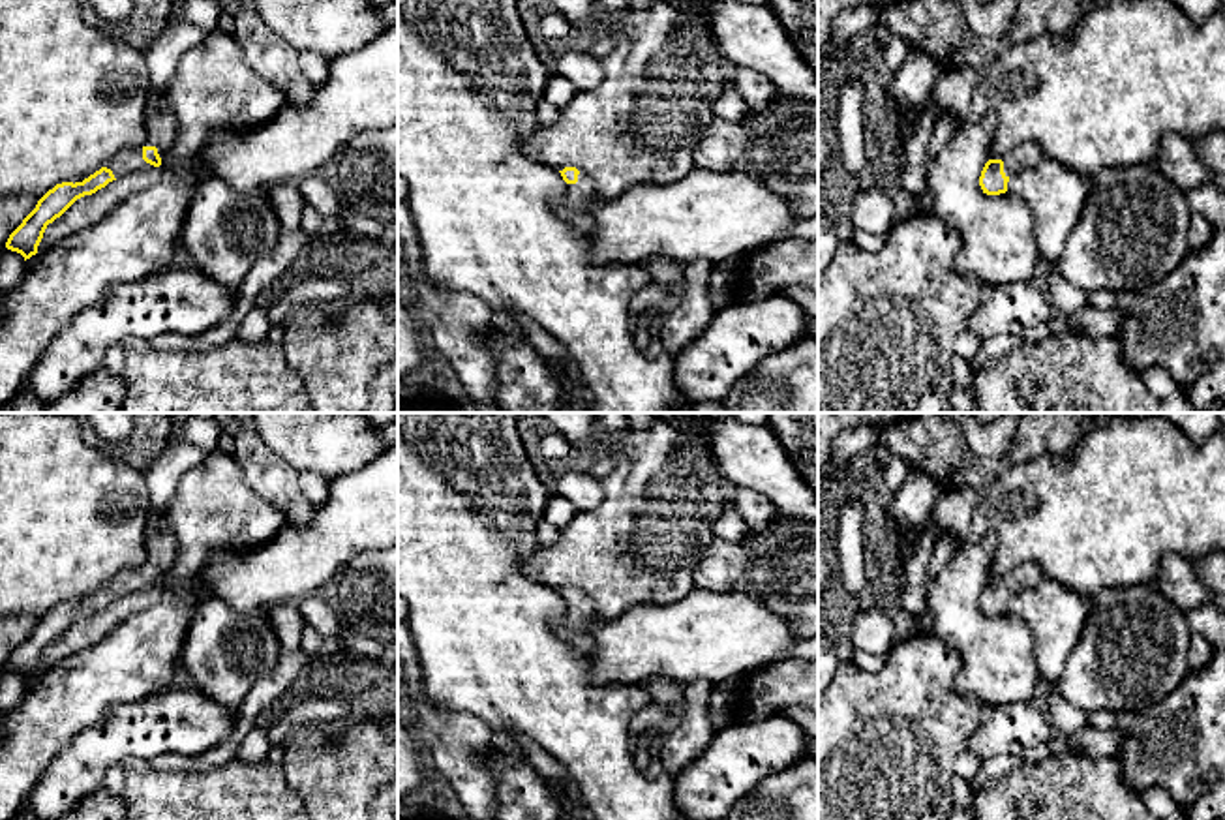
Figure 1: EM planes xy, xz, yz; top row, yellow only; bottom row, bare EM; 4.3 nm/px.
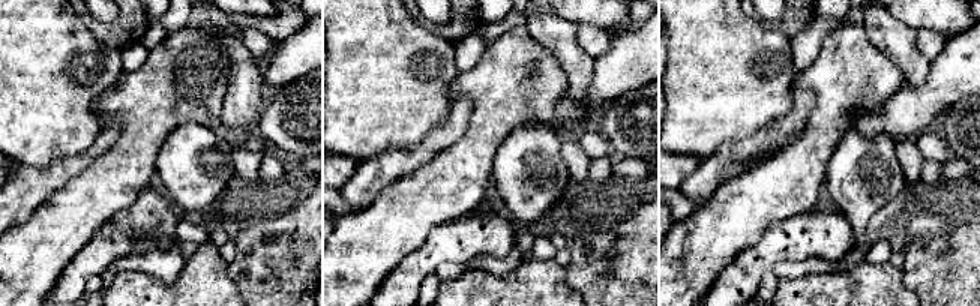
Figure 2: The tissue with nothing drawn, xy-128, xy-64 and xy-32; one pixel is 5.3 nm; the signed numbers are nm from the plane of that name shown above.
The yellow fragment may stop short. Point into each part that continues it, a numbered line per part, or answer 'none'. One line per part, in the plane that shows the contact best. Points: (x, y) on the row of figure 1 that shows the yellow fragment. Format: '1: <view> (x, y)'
1: xy (160, 124)

